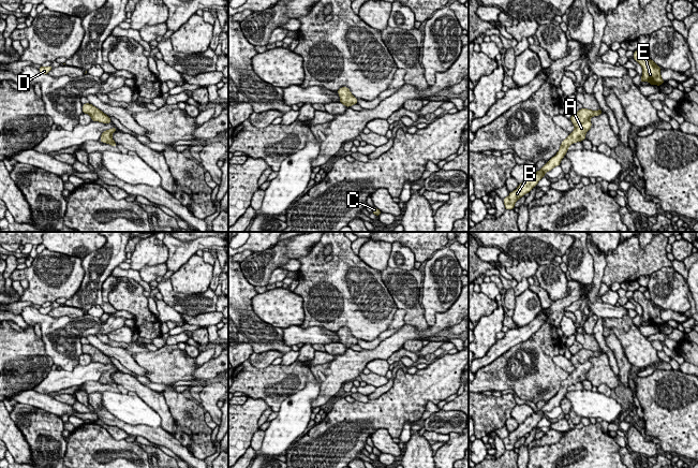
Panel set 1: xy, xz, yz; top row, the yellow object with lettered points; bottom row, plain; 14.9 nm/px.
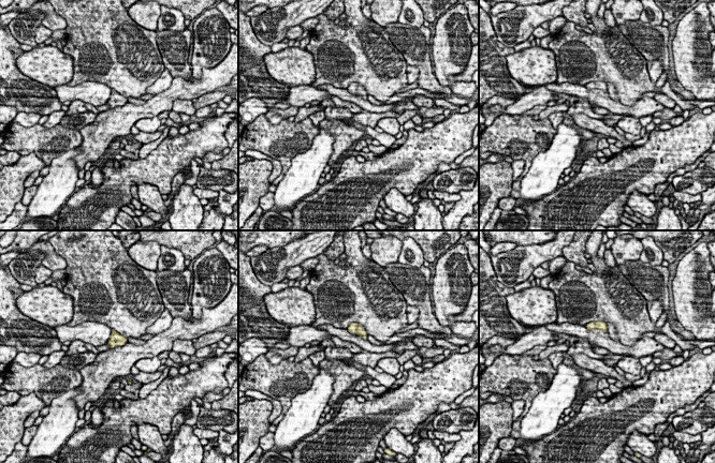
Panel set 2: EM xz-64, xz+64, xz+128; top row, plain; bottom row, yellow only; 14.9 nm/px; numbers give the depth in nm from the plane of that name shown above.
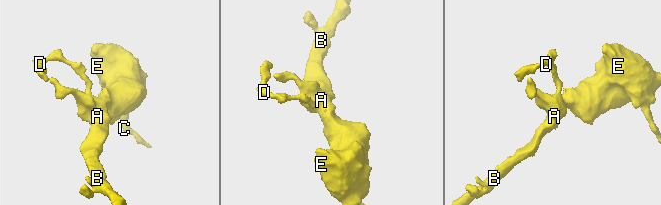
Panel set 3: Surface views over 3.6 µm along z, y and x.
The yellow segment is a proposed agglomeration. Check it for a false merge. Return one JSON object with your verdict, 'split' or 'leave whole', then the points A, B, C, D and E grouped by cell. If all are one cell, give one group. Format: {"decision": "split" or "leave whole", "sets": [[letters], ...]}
{"decision": "leave whole", "sets": [["A", "B", "C", "D", "E"]]}

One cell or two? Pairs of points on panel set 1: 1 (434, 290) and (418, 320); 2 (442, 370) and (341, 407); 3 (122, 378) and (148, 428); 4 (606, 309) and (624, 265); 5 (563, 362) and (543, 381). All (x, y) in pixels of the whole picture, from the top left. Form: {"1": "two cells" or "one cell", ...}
{"1": "two cells", "2": "one cell", "3": "two cells", "4": "two cells", "5": "two cells"}

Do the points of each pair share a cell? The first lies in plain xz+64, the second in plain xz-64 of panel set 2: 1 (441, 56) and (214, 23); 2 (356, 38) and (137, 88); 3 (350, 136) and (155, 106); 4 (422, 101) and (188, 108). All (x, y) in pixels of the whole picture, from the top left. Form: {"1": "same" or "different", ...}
{"1": "same", "2": "same", "3": "same", "4": "same"}

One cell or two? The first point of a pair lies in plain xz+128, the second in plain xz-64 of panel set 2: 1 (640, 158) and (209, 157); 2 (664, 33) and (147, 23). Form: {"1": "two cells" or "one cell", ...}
{"1": "two cells", "2": "two cells"}

